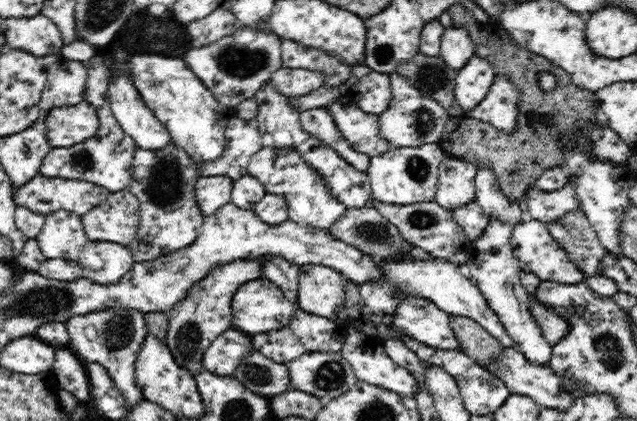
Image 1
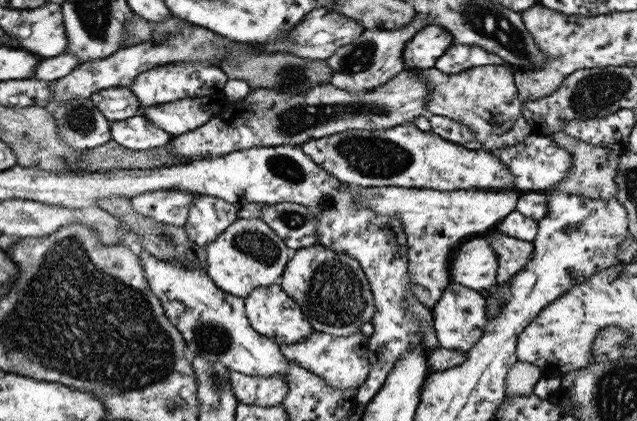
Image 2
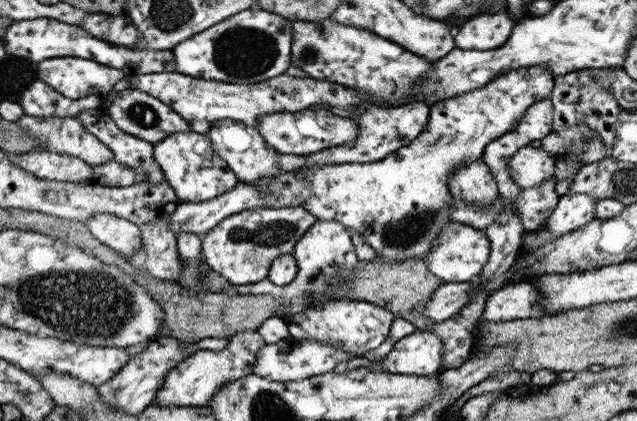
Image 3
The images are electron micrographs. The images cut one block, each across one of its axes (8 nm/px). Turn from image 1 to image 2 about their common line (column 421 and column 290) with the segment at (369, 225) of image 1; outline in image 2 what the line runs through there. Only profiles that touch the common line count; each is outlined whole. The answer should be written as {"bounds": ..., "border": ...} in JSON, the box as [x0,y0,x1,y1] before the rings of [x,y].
{"bounds":[204,218,293,299],"border":[[[260,218],[235,219],[215,240],[204,246],[207,277],[223,292],[244,299],[255,288],[279,282],[293,254],[283,239]]]}

